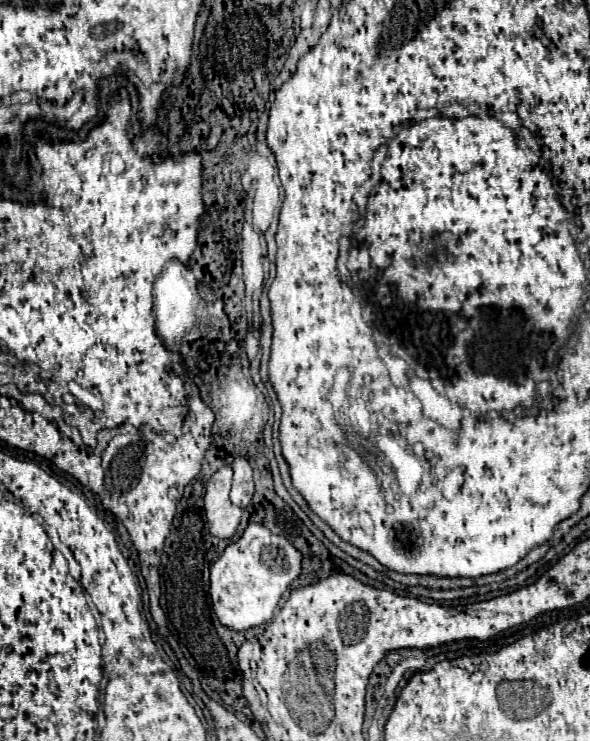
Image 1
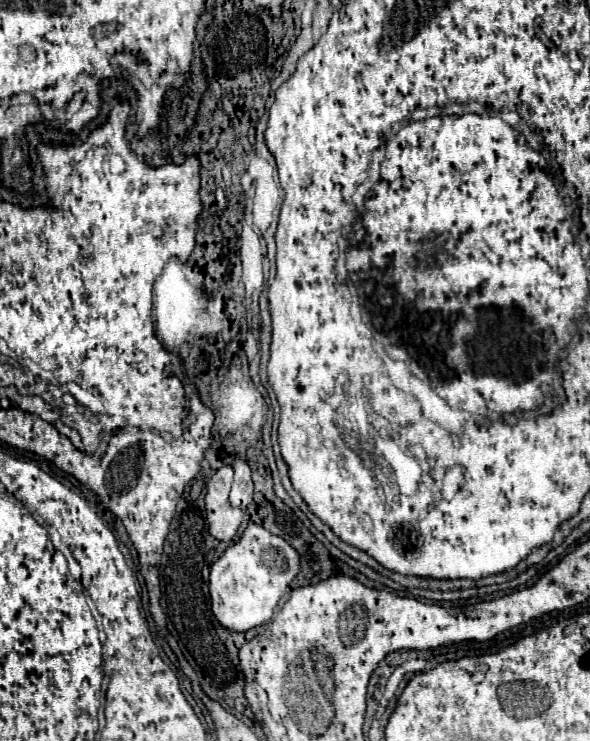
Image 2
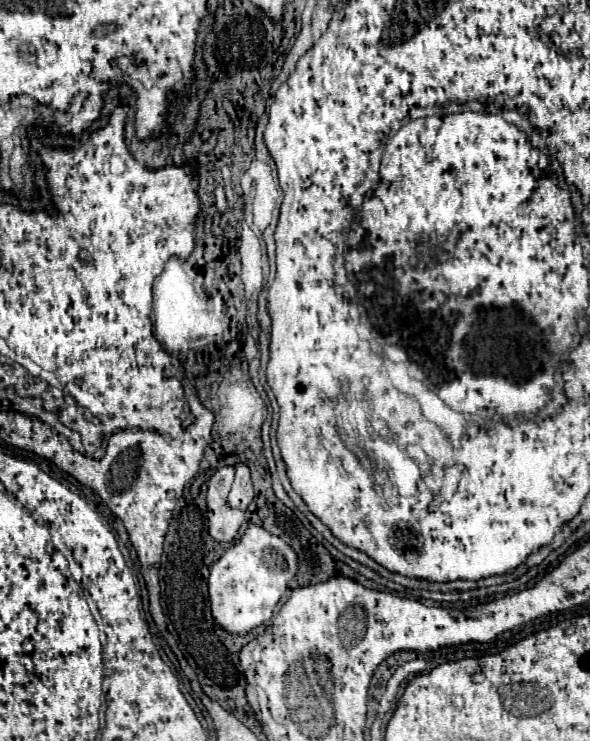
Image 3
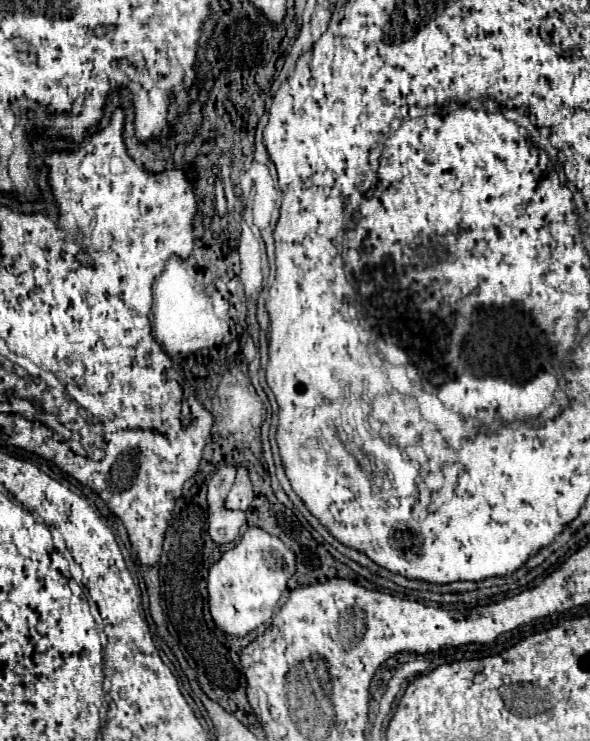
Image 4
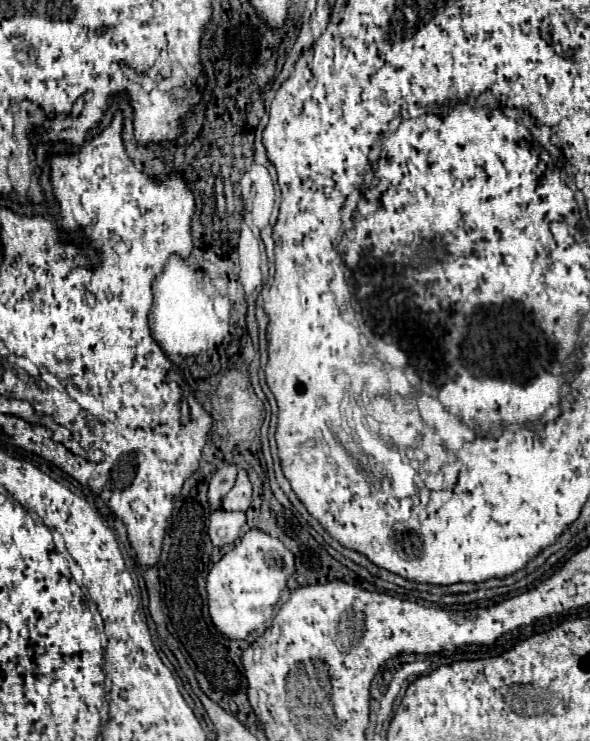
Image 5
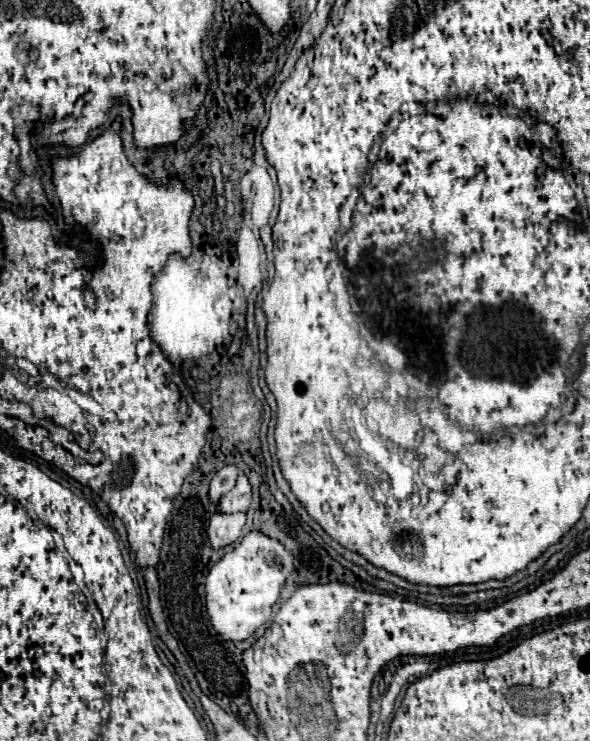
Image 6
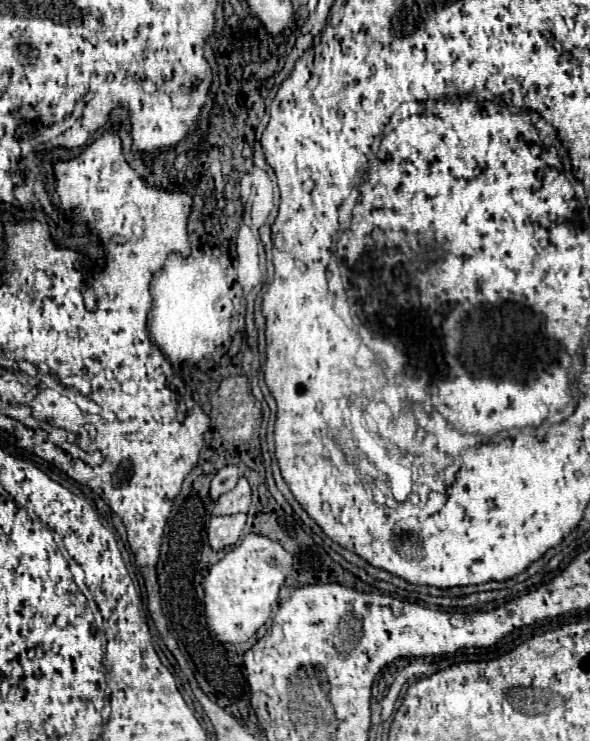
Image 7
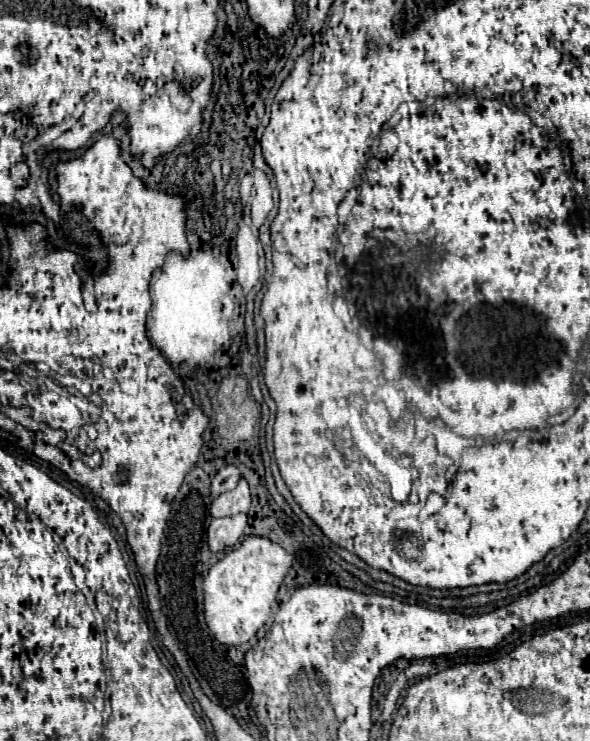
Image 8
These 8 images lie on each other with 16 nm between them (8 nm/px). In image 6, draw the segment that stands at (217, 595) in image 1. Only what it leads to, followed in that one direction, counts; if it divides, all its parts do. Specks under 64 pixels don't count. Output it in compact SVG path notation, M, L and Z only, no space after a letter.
M248 532L244 542L230 550L206 576L206 610L208 620L220 640L248 640L272 614L272 604L278 600L280 588L294 570L292 554L278 542L260 532Z

